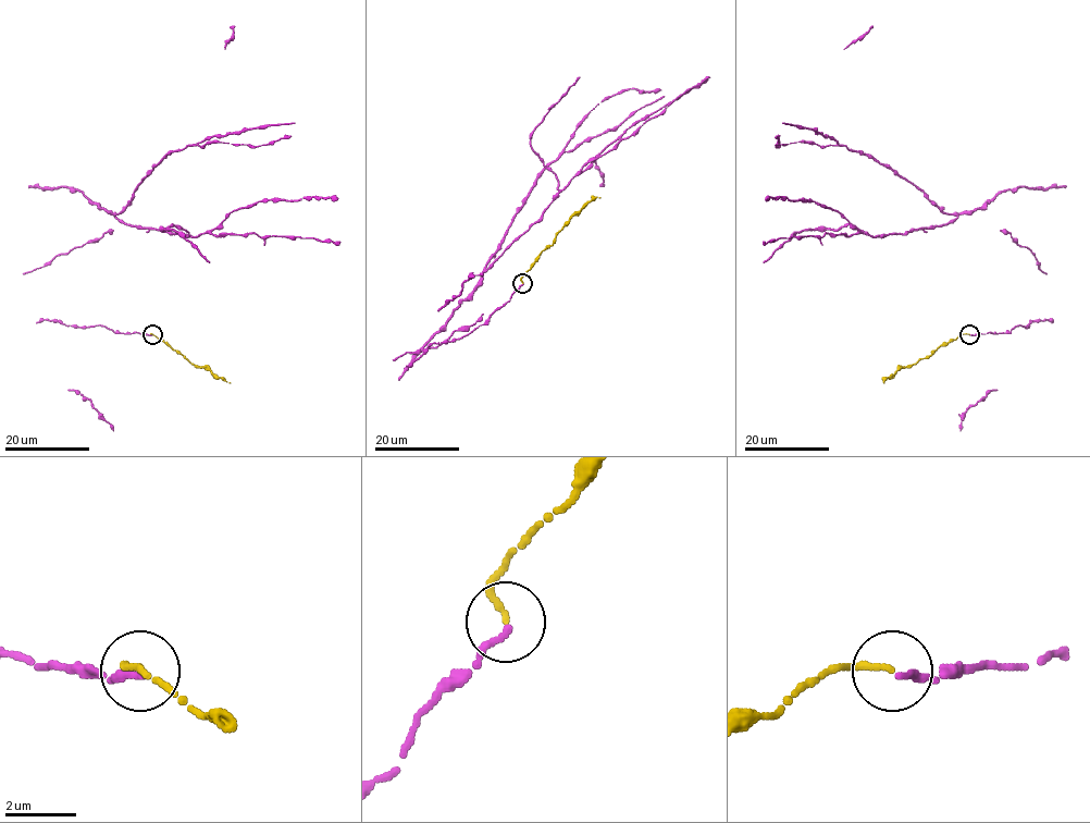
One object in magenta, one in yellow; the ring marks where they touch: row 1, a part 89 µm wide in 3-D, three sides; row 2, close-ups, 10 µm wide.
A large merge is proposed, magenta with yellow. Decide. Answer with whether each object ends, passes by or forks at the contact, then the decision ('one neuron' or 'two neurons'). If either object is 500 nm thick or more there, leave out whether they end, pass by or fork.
magenta ends; yellow ends; one neuron

